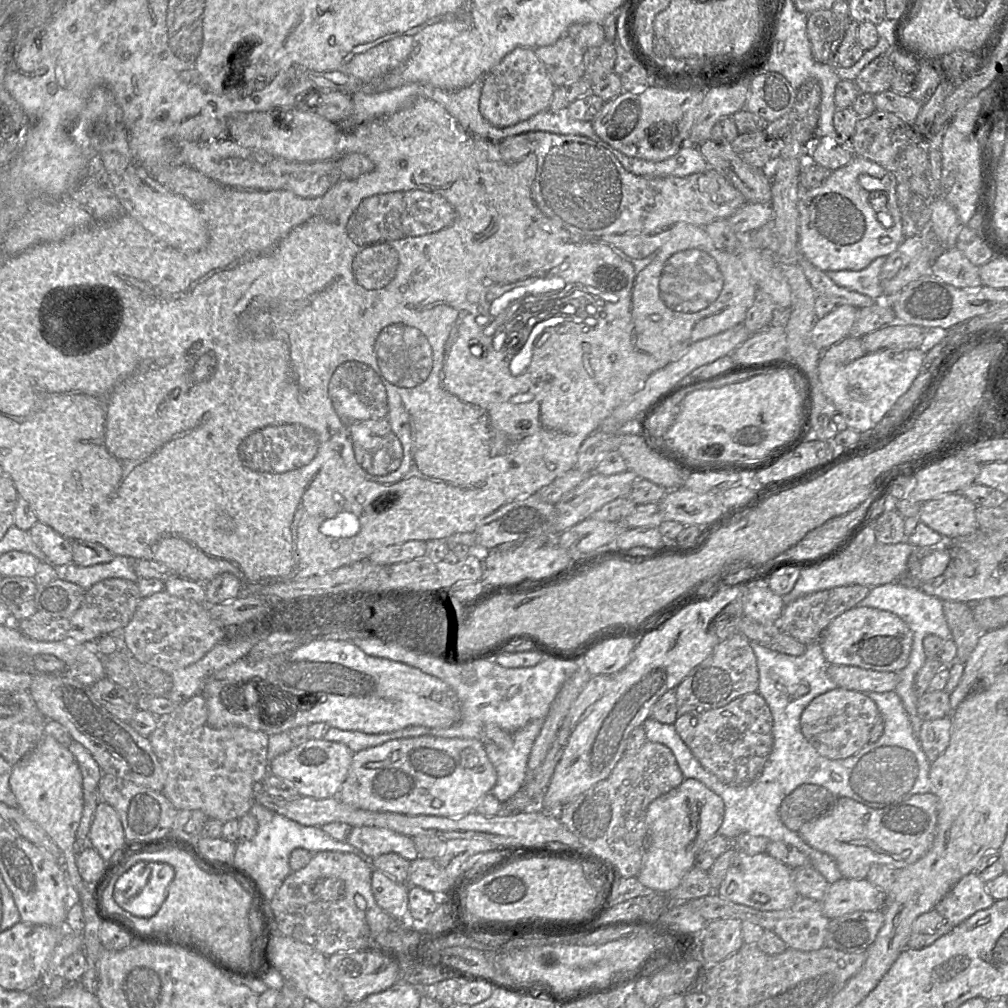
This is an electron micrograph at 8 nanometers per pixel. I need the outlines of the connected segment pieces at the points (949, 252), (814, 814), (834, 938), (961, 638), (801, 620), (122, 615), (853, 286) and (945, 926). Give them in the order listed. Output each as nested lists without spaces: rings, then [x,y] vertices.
[[[956,247],[945,250],[930,266],[930,273],[958,288],[982,285],[979,266],[974,265]]]
[[[803,784],[783,799],[778,814],[789,830],[798,832],[802,825],[825,814],[836,800],[823,786]]]
[[[881,910],[856,911],[831,919],[826,928],[824,947],[842,952],[866,951],[883,921]]]
[[[942,601],[942,605],[952,640],[957,646],[956,661],[965,663],[983,632],[975,622],[970,605],[953,601]]]
[[[852,585],[835,587],[800,597],[784,606],[778,620],[780,631],[805,646],[813,642],[820,643],[820,638],[829,623],[843,612],[856,607],[869,591],[870,589],[865,586]]]
[[[108,578],[85,592],[82,605],[71,617],[53,619],[46,625],[31,625],[23,629],[22,633],[37,641],[70,641],[93,647],[100,637],[121,632],[132,619],[141,600],[136,582],[122,578]]]
[[[877,257],[866,268],[859,271],[832,270],[826,271],[826,274],[839,286],[867,295],[874,300],[891,299],[892,297],[884,296],[884,292],[880,285],[880,272],[885,259],[886,257]]]
[[[937,911],[923,913],[912,924],[907,948],[922,949],[929,946],[952,928],[953,925]]]

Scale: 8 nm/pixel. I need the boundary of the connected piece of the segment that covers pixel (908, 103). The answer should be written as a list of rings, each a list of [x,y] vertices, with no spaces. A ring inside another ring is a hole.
[[[891,89],[878,93],[873,98],[876,110],[896,114],[912,127],[923,106],[909,95],[900,95]]]

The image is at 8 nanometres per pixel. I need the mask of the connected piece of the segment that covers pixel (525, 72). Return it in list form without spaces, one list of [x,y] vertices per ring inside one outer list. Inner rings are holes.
[[[528,47],[515,48],[483,76],[480,112],[492,125],[513,126],[549,109],[556,86],[534,50]]]

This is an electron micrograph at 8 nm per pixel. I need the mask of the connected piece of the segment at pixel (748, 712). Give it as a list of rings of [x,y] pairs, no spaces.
[[[757,692],[742,695],[720,708],[683,714],[673,725],[703,768],[729,786],[747,786],[755,781],[773,748],[773,717]]]

